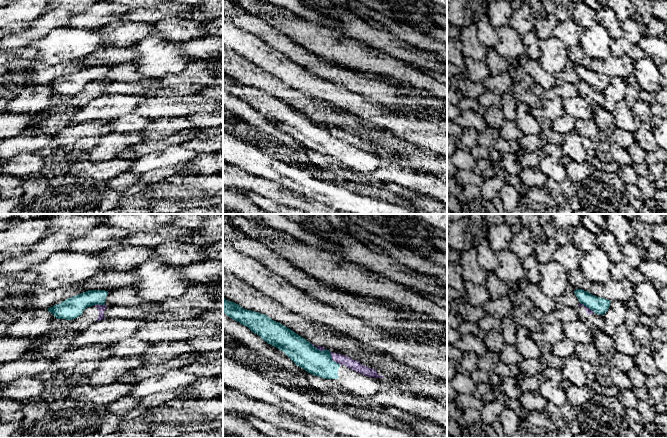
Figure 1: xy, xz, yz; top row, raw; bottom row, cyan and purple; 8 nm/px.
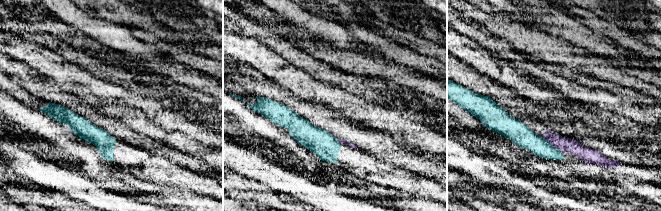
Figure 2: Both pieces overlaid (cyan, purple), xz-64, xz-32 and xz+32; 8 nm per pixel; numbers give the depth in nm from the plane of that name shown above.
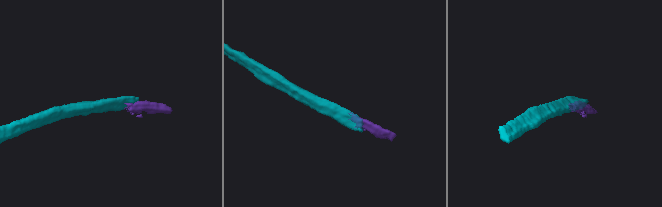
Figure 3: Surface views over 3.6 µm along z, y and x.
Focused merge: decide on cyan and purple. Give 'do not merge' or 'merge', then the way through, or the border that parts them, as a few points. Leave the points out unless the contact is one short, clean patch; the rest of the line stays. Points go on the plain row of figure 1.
do not merge; border along xz (329, 128), (332, 135), (340, 140)

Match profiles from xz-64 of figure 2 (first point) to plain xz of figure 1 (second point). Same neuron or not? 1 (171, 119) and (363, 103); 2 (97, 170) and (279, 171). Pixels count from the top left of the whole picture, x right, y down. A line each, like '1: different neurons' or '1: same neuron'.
1: same neuron
2: different neurons

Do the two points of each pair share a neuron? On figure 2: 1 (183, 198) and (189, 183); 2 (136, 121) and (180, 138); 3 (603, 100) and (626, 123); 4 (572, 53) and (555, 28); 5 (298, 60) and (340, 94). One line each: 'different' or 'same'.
1: different
2: same
3: different
4: different
5: different

